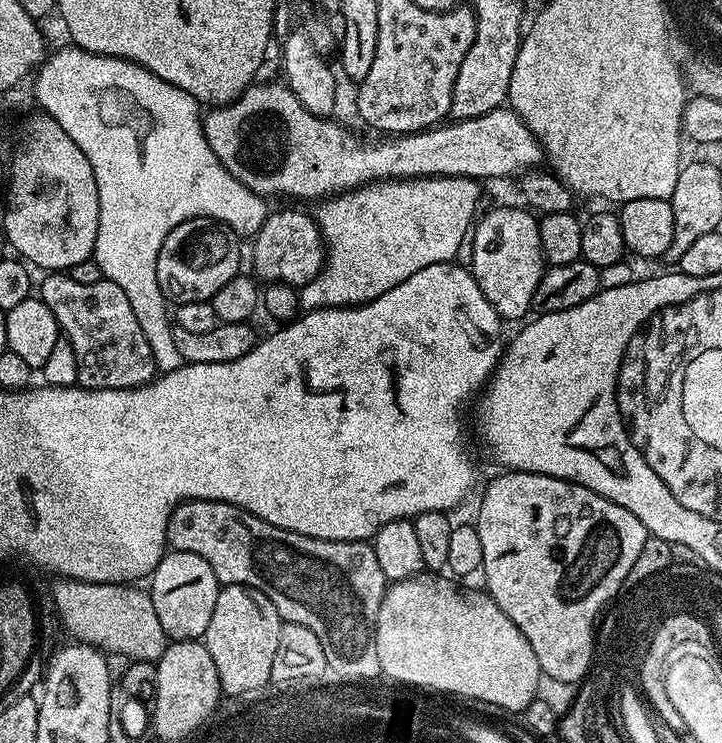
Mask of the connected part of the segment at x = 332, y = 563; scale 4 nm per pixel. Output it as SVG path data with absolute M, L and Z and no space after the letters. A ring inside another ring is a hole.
M221 500L181 502L168 520L167 543L177 552L193 552L198 554L198 558L206 558L220 585L245 584L266 594L266 598L274 602L274 610L278 610L281 621L306 626L306 630L311 630L318 637L326 658L330 658L332 652L372 654L375 650L376 615L386 591L386 581L371 543L363 540L323 540L294 534L294 530L282 530L282 526L268 524L246 509Z

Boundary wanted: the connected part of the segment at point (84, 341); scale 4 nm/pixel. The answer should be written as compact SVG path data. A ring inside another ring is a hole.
M48 274L44 281L39 281L39 299L50 306L54 318L60 324L63 339L74 346L74 358L78 358L78 378L76 384L82 388L137 388L149 384L157 375L154 354L150 354L150 346L146 343L142 329L138 326L138 318L134 318L134 310L126 299L126 290L122 286L114 286L109 280L90 282L90 286L82 286L82 282L74 282L68 274Z

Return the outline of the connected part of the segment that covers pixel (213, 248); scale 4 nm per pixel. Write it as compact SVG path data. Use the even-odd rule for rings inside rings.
M204 217L180 223L166 236L158 256L158 284L165 299L174 304L209 301L239 273L239 239L232 229Z

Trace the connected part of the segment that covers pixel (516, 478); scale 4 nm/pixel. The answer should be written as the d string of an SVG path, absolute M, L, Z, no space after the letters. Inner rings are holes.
M511 470L500 475L504 476L489 482L488 489L485 490L484 497L480 500L480 513L474 517L478 539L482 541L482 562L484 563L482 577L484 576L485 582L488 583L487 595L491 596L492 601L508 615L510 622L514 622L514 626L518 626L518 630L522 630L526 642L530 642L530 650L534 650L534 658L538 658L541 673L558 678L561 682L579 685L594 664L594 629L597 627L598 617L605 611L606 605L616 596L623 580L630 574L630 570L638 561L638 556L642 554L643 544L650 534L642 526L642 522L638 522L638 518L634 514L630 514L630 510L626 510L582 486L572 484L569 480L559 480L553 476L543 476L533 472L513 472Z

